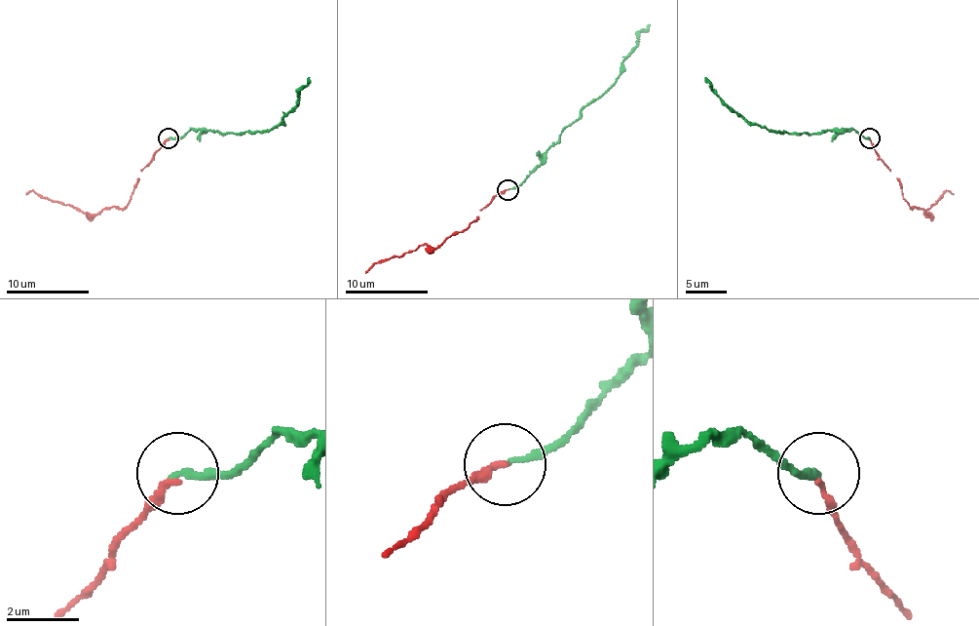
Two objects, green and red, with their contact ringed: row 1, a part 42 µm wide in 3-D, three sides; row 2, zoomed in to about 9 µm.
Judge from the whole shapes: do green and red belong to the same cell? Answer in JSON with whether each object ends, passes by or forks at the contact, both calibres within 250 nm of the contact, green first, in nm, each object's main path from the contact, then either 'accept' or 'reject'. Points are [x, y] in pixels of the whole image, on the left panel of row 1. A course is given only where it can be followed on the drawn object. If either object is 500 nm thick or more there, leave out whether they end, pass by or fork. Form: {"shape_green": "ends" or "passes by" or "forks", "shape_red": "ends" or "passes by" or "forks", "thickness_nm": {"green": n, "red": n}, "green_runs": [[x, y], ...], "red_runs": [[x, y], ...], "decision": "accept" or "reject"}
{"shape_green": "ends", "shape_red": "ends", "thickness_nm": {"green": 170, "red": 180}, "green_runs": [[169, 138], [181, 138], [191, 130], [216, 130], [224, 135], [270, 130], [296, 103], [298, 91], [309, 77]], "red_runs": [[169, 138], [142, 172], [131, 198], [121, 209], [105, 207], [96, 215], [86, 215], [33, 192], [26, 194]], "decision": "accept"}

